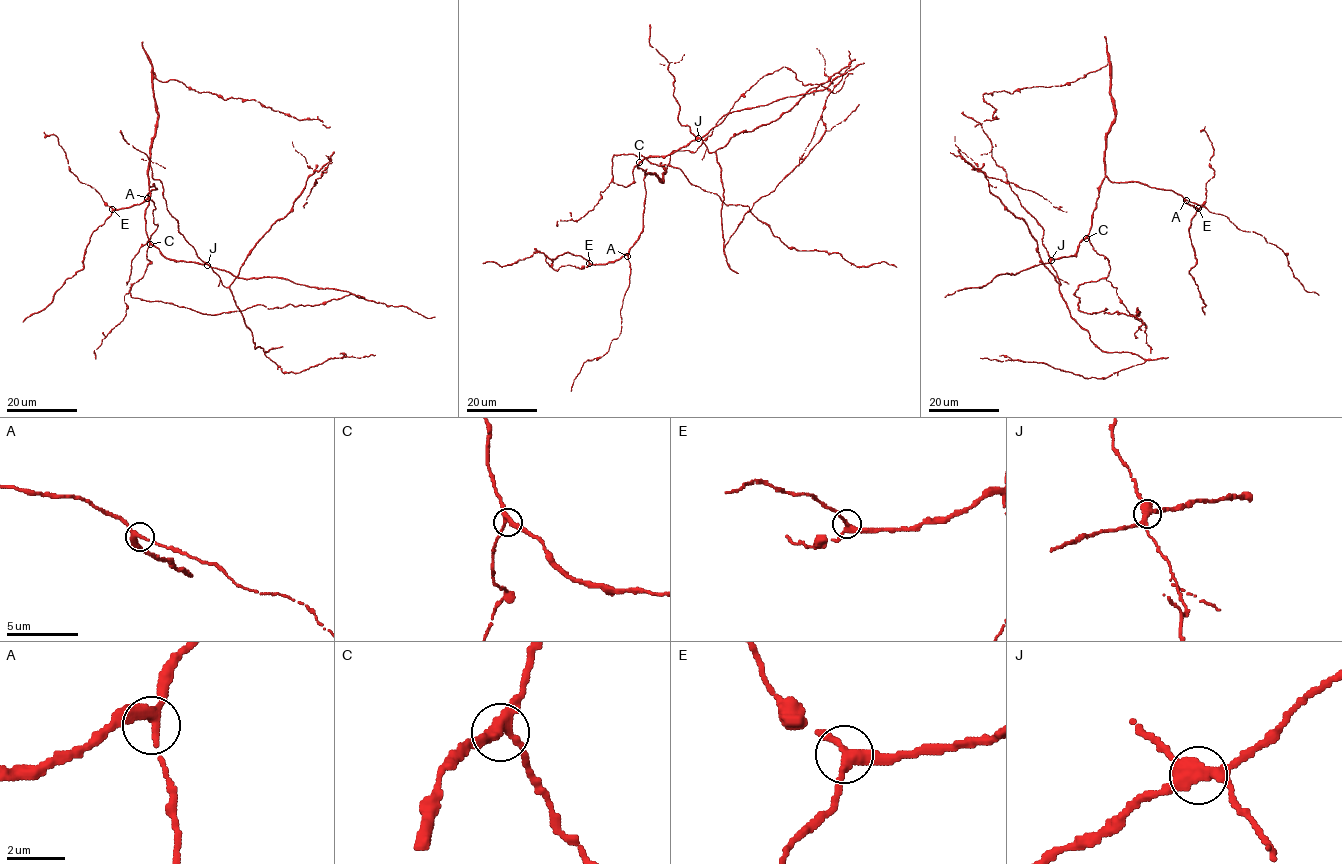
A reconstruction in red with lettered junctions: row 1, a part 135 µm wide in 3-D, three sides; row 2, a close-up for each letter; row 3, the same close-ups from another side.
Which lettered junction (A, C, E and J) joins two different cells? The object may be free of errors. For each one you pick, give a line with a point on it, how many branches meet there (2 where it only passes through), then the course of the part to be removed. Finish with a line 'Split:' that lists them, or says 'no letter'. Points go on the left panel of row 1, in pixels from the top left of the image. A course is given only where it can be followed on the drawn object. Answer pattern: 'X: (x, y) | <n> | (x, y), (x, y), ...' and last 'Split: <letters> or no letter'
J: (207, 265) | 3 | (208, 264), (229, 289), (253, 338), (255, 348), (260, 346), (283, 372), (305, 371), (331, 358), (375, 355)
Split: J

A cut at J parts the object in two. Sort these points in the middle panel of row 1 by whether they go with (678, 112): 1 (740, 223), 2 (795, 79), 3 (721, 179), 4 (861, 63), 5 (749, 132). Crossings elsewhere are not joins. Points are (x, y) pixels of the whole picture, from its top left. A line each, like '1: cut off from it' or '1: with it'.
1: with it
2: cut off from it
3: with it
4: cut off from it
5: with it

